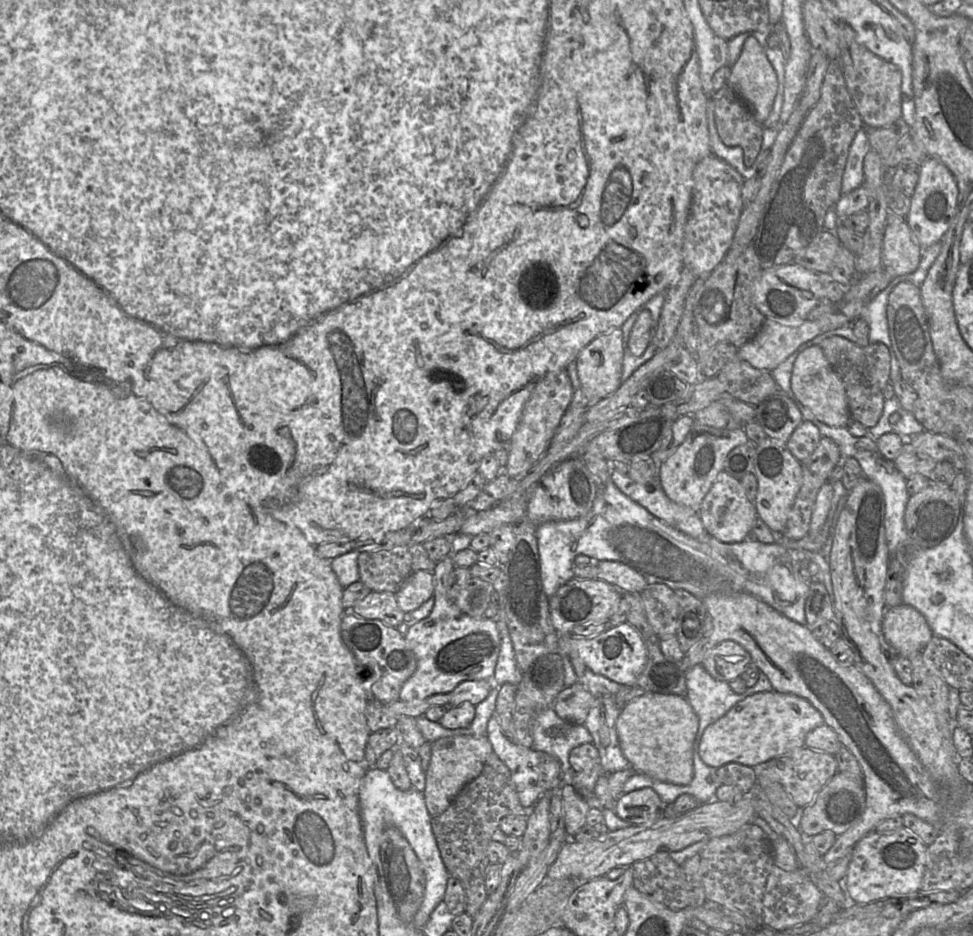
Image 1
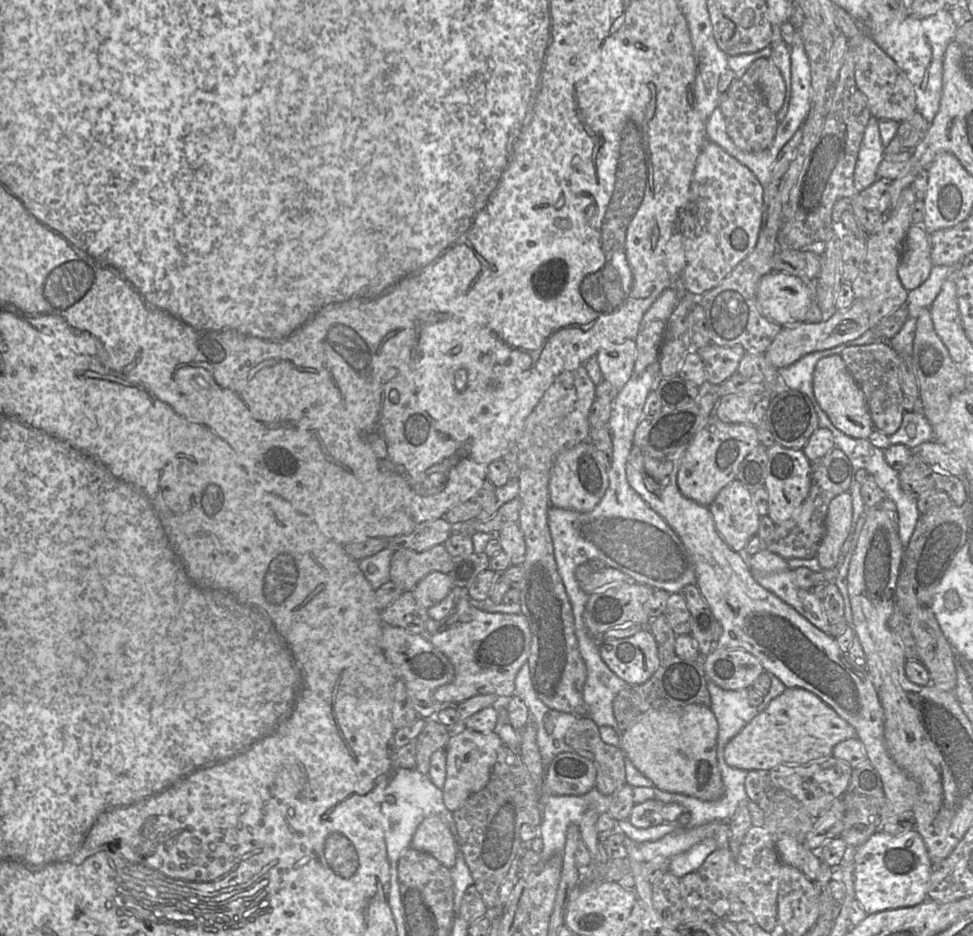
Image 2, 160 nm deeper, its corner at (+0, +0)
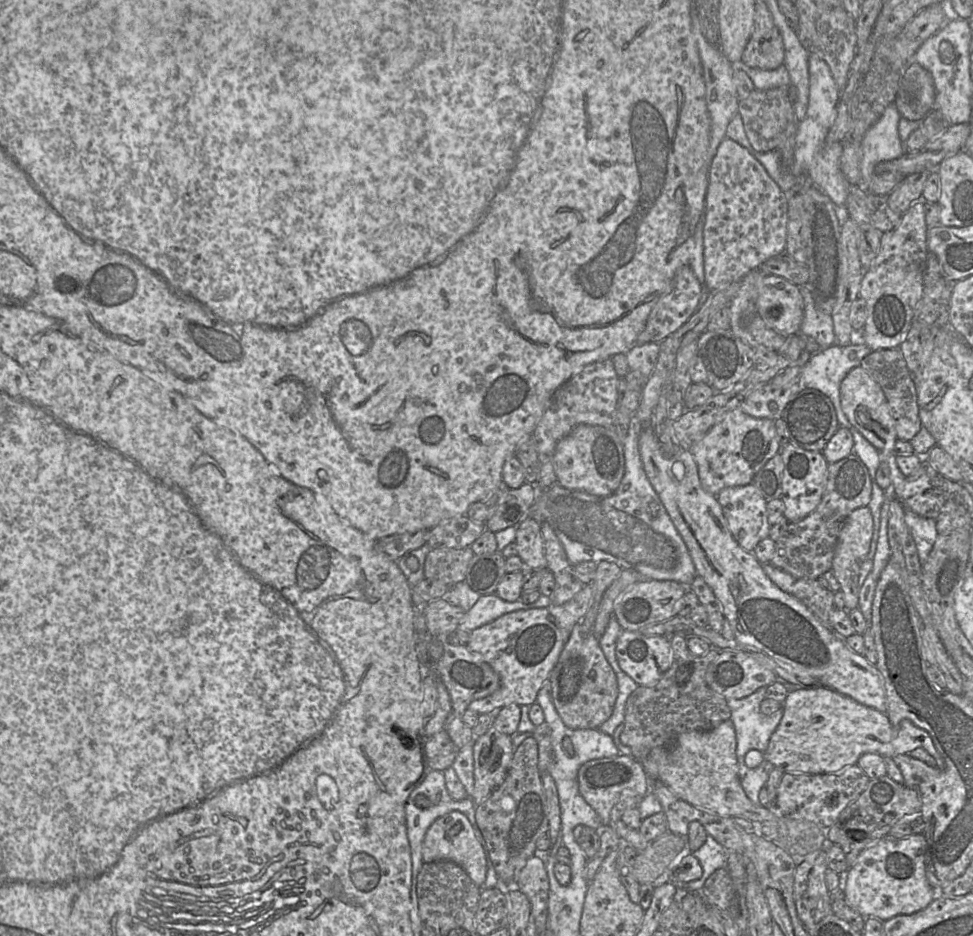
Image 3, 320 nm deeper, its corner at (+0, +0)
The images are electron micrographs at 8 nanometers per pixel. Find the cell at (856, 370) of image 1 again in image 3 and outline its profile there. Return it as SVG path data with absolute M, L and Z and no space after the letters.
M899 348L871 351L863 358L860 367L881 387L890 408L897 438L910 442L921 429L922 422L919 417L916 386L901 351Z

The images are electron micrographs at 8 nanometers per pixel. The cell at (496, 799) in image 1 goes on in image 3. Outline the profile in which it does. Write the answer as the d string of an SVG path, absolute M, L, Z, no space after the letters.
M527 737L514 749L503 783L476 806L475 821L486 842L487 860L489 857L499 880L515 887L521 869L537 850L537 840L549 831L548 804L539 770L538 744L534 737Z

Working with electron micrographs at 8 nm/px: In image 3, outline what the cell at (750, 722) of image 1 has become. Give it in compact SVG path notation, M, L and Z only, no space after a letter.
M815 686L789 692L782 710L783 716L769 740L767 750L764 754L754 749L748 751L744 758L747 767L756 768L766 759L784 772L831 774L856 765L859 757L865 753L890 758L904 754L938 770L945 766L944 759L925 730L907 719L893 726L886 713L864 706L832 689Z

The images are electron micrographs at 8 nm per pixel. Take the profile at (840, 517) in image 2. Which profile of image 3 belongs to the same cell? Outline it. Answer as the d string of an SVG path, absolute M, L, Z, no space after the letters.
M868 507L854 510L846 519L835 547L831 572L840 584L845 610L858 607L860 589L872 569L879 531L874 530L873 516Z

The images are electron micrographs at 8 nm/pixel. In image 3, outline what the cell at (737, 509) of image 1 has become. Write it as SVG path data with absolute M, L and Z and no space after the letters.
M748 484L725 488L716 498L728 528L741 548L753 552L761 540L768 538L767 501L756 487Z

